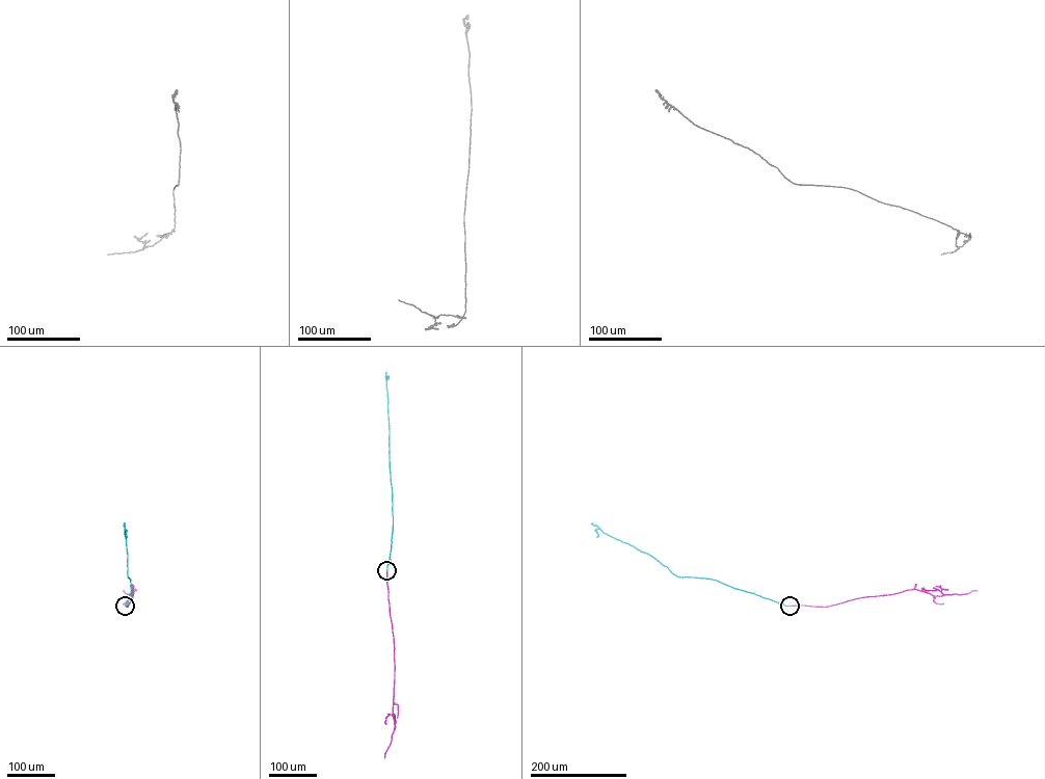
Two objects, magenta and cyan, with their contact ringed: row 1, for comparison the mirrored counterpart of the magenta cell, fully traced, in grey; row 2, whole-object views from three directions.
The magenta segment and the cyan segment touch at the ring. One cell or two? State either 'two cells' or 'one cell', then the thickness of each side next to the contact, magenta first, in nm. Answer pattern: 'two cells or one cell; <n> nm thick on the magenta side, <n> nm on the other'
one cell; 360 nm thick on the magenta side, 550 nm on the other

